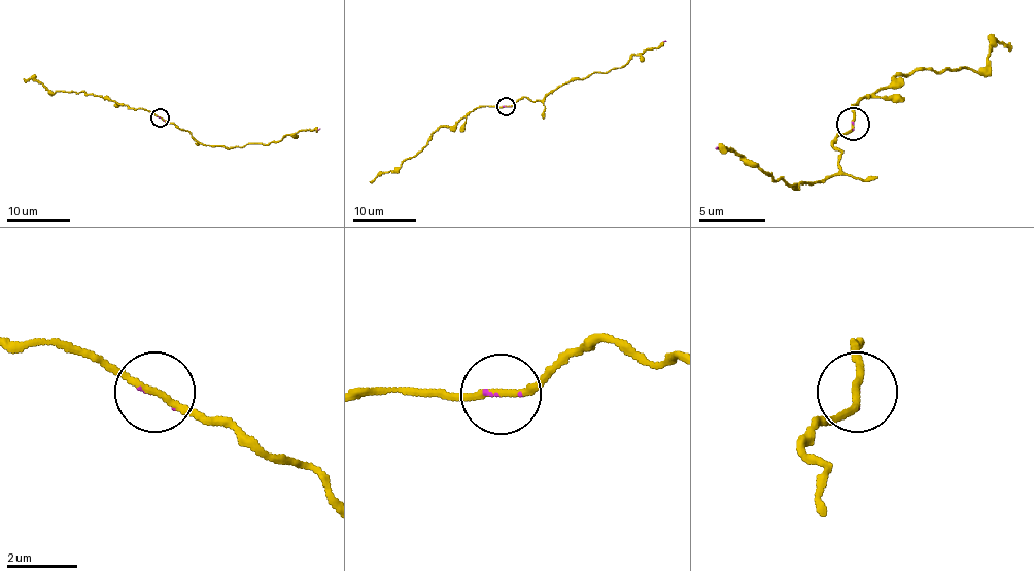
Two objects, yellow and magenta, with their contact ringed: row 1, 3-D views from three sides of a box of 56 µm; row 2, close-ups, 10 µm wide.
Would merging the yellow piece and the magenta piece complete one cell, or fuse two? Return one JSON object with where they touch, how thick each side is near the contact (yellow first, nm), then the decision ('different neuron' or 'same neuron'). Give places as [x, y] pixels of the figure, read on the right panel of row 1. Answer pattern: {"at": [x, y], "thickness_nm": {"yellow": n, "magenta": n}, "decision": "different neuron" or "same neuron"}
{"at": [853, 124], "thickness_nm": {"yellow": 170, "magenta": 60}, "decision": "same neuron"}

